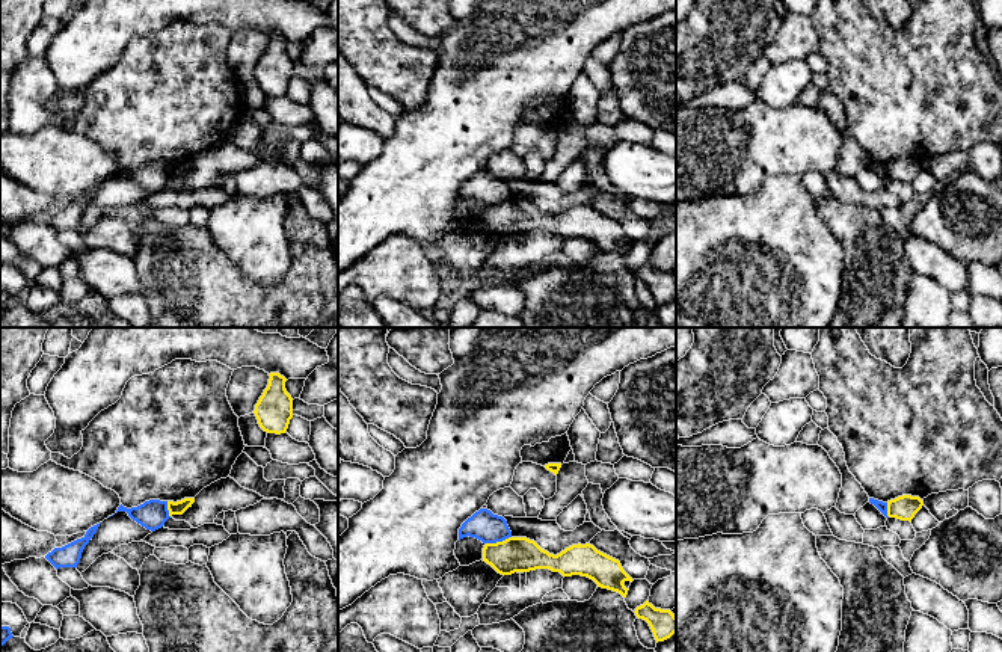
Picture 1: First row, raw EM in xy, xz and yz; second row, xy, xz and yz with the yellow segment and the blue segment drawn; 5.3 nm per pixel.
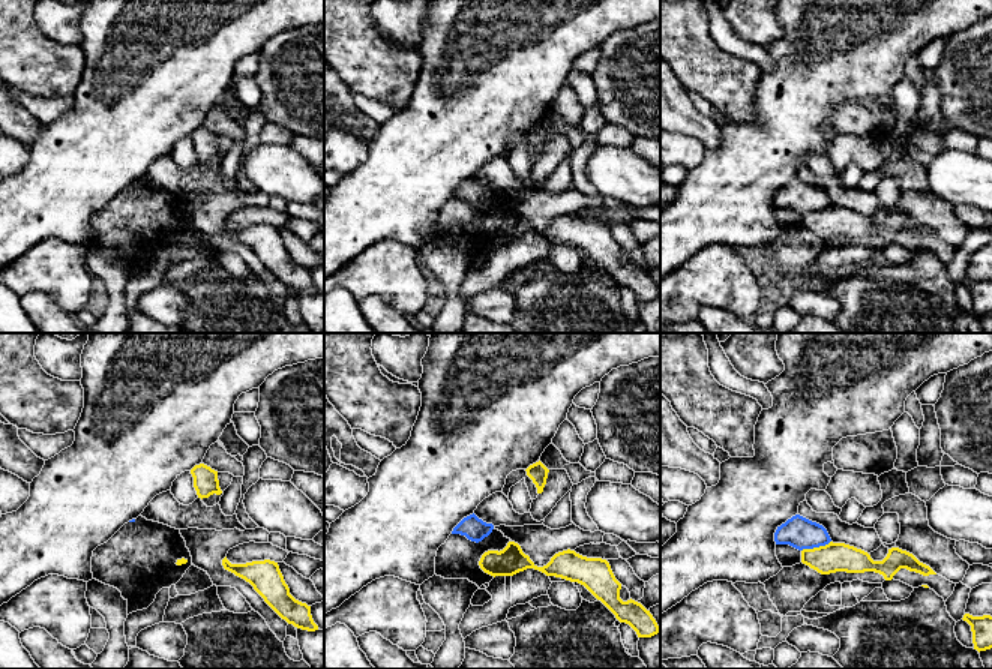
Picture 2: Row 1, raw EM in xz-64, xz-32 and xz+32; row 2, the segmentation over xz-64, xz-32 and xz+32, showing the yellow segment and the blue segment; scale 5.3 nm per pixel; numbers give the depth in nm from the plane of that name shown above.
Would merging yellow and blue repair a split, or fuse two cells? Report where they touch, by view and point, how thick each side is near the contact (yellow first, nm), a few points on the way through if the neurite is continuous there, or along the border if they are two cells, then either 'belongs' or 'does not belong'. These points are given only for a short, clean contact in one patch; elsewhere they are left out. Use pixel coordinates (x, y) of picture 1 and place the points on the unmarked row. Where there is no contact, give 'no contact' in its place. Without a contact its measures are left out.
contact xz (498, 204); calibres 190 and 160 nm; border xz (510, 198), (486, 206); does not belong

